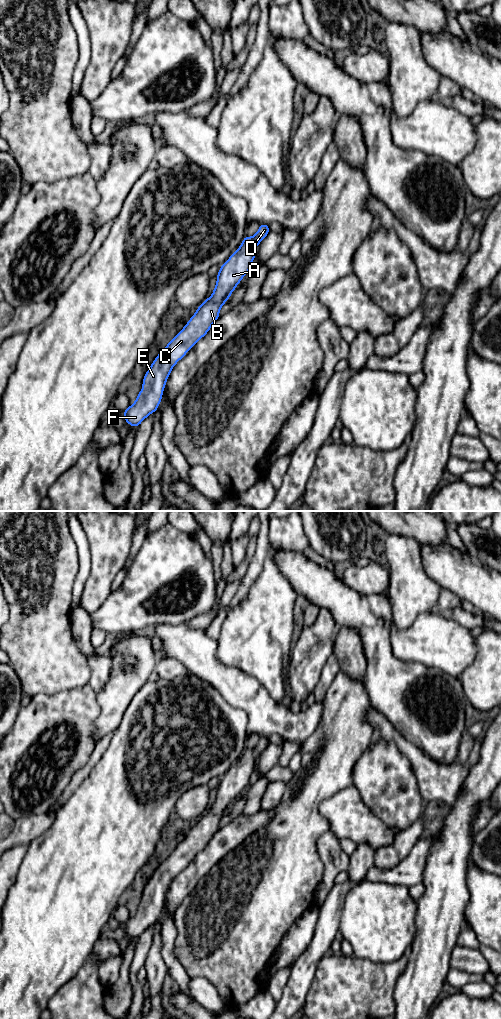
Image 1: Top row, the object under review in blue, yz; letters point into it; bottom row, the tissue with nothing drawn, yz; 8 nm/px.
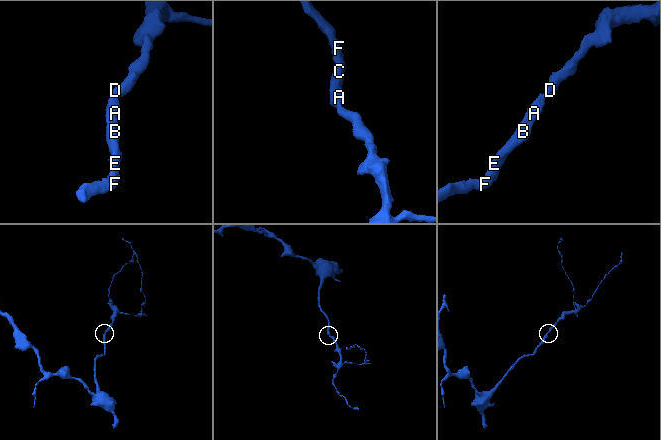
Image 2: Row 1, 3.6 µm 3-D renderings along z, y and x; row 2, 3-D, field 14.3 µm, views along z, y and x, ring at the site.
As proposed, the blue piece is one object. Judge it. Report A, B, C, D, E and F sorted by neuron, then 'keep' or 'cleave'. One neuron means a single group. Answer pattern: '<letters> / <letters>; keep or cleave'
A B C D E F; keep

